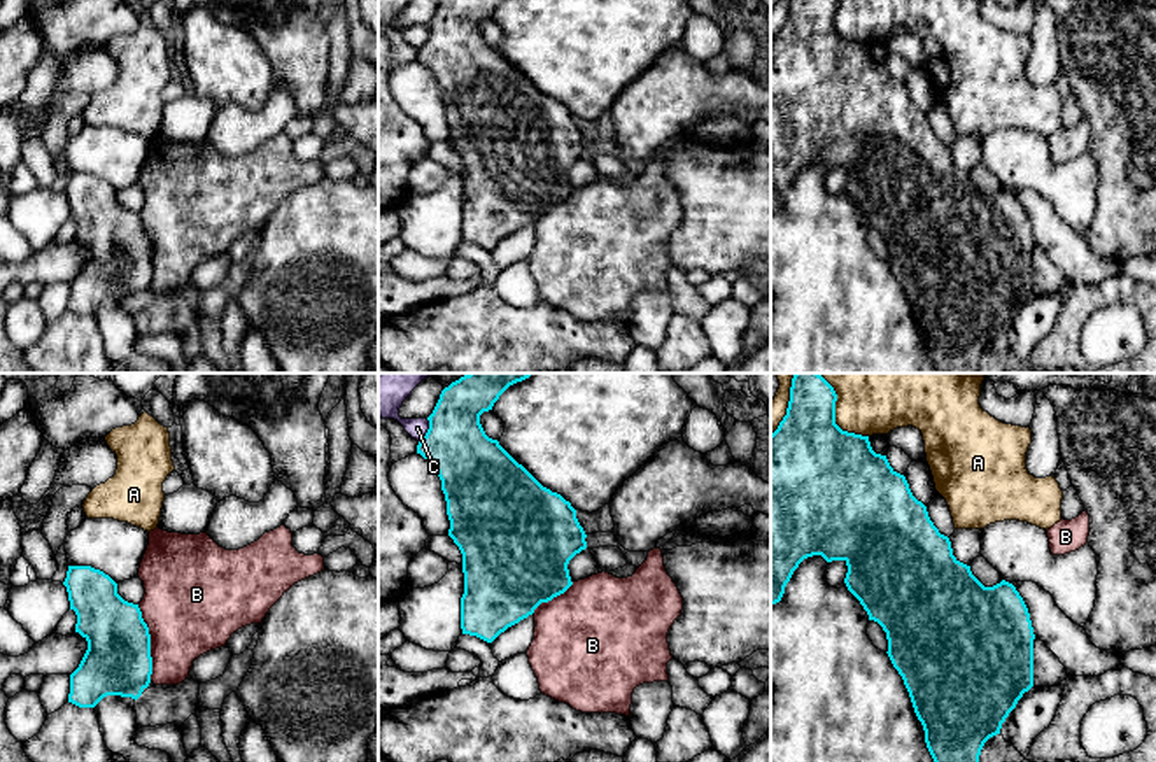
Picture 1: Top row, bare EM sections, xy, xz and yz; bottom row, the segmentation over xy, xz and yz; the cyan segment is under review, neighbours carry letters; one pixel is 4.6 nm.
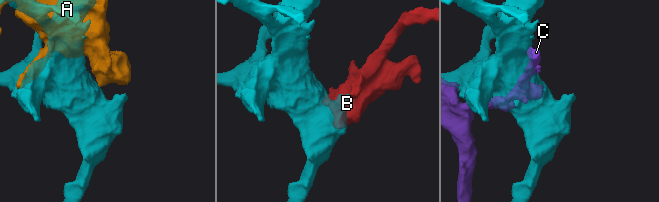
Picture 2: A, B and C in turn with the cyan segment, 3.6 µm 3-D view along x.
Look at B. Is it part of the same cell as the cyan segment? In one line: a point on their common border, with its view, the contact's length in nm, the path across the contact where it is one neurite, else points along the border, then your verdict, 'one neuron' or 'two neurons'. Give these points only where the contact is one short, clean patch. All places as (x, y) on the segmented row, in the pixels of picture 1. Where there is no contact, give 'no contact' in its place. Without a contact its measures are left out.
contact xy (149, 643); length 360 nm; one neuron

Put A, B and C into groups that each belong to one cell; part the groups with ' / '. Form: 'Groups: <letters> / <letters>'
Groups: A / B / C

